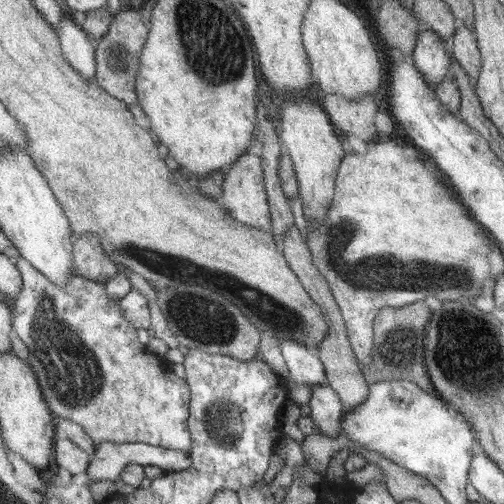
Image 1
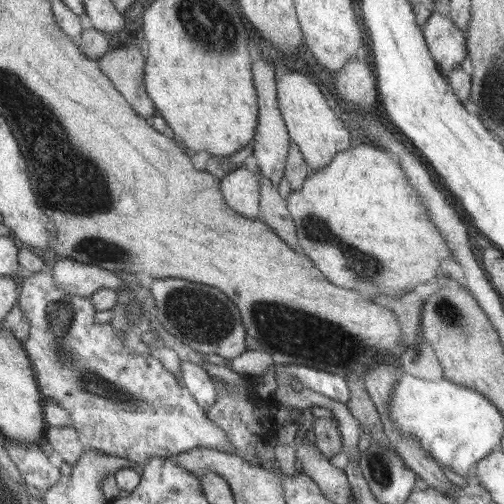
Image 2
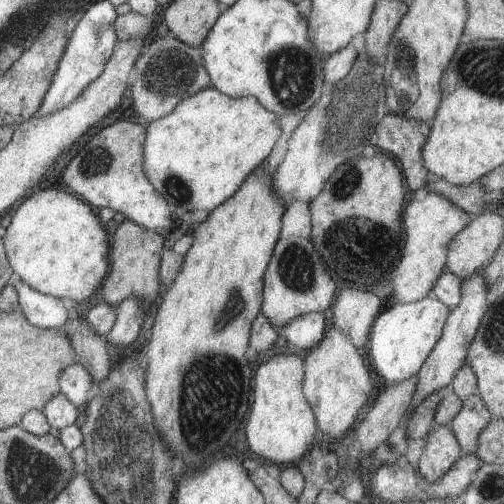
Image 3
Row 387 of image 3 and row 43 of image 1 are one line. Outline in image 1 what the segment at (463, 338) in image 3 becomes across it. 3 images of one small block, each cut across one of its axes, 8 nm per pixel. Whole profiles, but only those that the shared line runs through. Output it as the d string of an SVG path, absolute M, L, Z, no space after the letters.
M423 28L413 48L413 62L417 70L425 76L425 82L429 86L435 88L449 76L451 60L453 56L449 40L441 40L441 36L435 30Z

